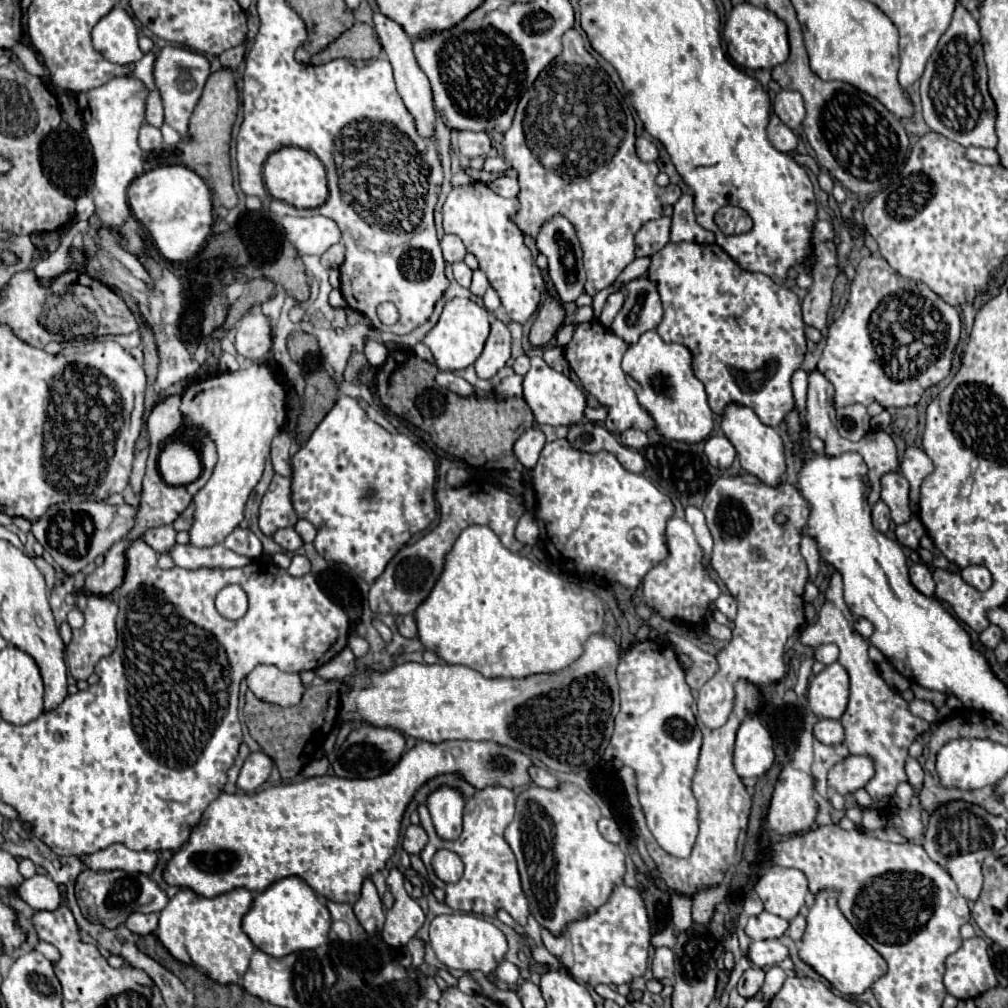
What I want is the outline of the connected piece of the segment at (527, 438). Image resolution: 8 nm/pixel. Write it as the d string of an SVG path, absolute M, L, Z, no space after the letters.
M527 429L517 441L515 441L515 455L517 459L521 461L521 465L531 471L535 465L537 465L537 459L539 459L539 453L545 445L545 435L539 431L539 429Z

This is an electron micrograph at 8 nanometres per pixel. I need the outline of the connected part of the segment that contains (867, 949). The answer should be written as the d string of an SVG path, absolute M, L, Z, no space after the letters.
M819 893L809 907L807 929L801 939L799 959L813 967L821 977L825 977L837 991L845 995L865 993L877 979L887 973L885 959L841 917L837 909L837 893Z

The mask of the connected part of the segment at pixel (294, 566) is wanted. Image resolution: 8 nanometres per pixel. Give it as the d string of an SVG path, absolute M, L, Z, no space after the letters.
M293 557L291 561L291 567L287 569L293 577L301 577L301 575L307 575L311 571L311 563L307 557Z

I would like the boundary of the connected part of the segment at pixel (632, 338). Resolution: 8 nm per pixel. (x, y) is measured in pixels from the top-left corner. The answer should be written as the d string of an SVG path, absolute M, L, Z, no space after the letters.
M639 277L623 287L625 305L617 313L611 329L627 343L637 343L641 333L655 329L663 317L657 283L649 277Z

